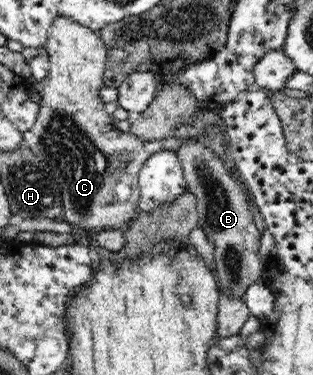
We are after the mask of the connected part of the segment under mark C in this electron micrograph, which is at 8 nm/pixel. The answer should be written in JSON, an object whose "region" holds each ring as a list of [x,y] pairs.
{"region":[[[57,16],[50,25],[48,33],[49,37],[43,47],[48,53],[49,60],[47,77],[37,84],[31,82],[37,95],[41,96],[38,104],[39,113],[35,125],[22,134],[22,139],[55,175],[62,191],[61,219],[73,225],[75,232],[86,233],[93,237],[95,233],[103,230],[119,229],[127,223],[130,224],[130,221],[138,216],[140,211],[138,173],[145,160],[163,149],[177,151],[185,140],[173,135],[162,140],[147,141],[130,132],[119,132],[113,126],[113,122],[117,120],[106,112],[106,105],[99,95],[100,89],[104,87],[103,76],[108,60],[105,42],[97,32],[67,16]]]}

